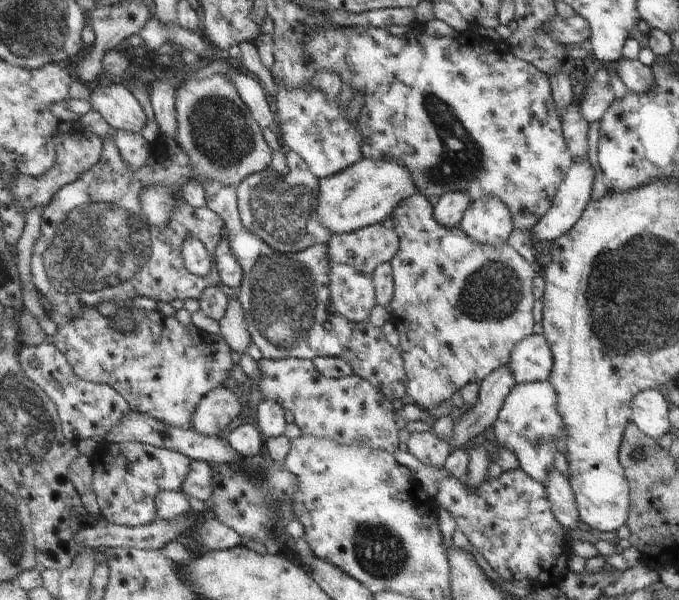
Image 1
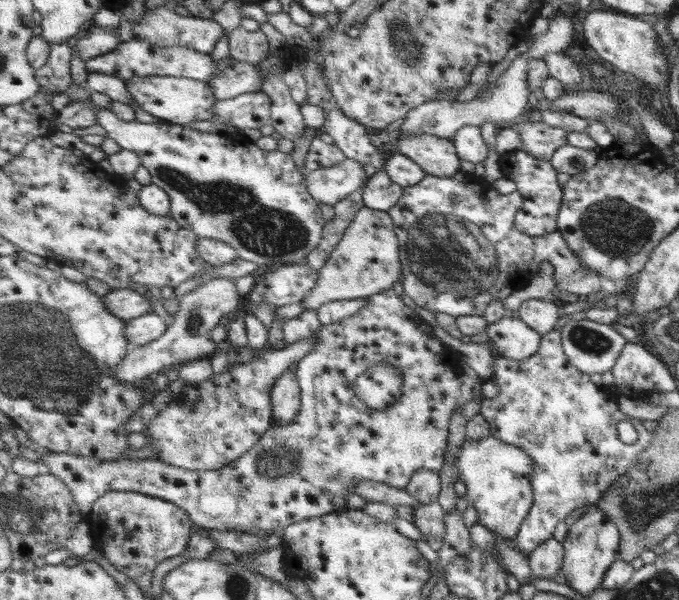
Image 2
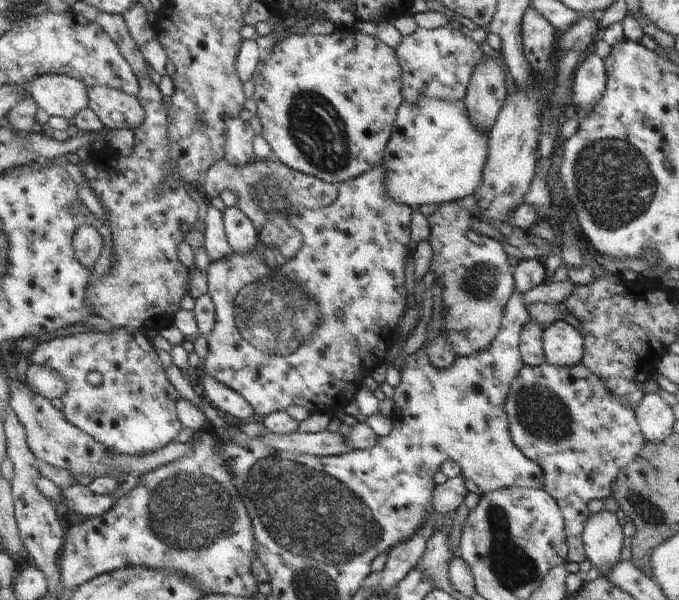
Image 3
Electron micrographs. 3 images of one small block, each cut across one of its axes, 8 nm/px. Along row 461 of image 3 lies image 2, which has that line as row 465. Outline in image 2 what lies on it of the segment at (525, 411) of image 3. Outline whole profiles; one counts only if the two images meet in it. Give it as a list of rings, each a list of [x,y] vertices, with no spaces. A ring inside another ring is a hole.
[[[597,306],[583,309],[572,314],[562,315],[555,329],[542,335],[540,350],[535,355],[523,361],[504,357],[494,350],[493,364],[495,364],[495,379],[491,380],[499,389],[495,398],[482,399],[480,414],[491,426],[492,437],[504,441],[506,444],[521,448],[531,456],[533,464],[532,485],[534,501],[525,522],[521,525],[516,537],[517,547],[521,554],[530,555],[543,542],[553,539],[555,528],[575,508],[583,508],[589,504],[595,505],[603,494],[628,469],[636,464],[637,454],[648,448],[652,440],[652,433],[644,428],[644,422],[631,418],[619,412],[615,398],[607,396],[603,387],[597,388],[587,380],[587,375],[575,368],[568,360],[561,340],[561,327],[569,320],[592,320],[601,324],[612,324],[611,310],[599,309]],[[619,420],[627,420],[638,434],[637,441],[631,445],[623,444],[618,440],[616,424]]]

